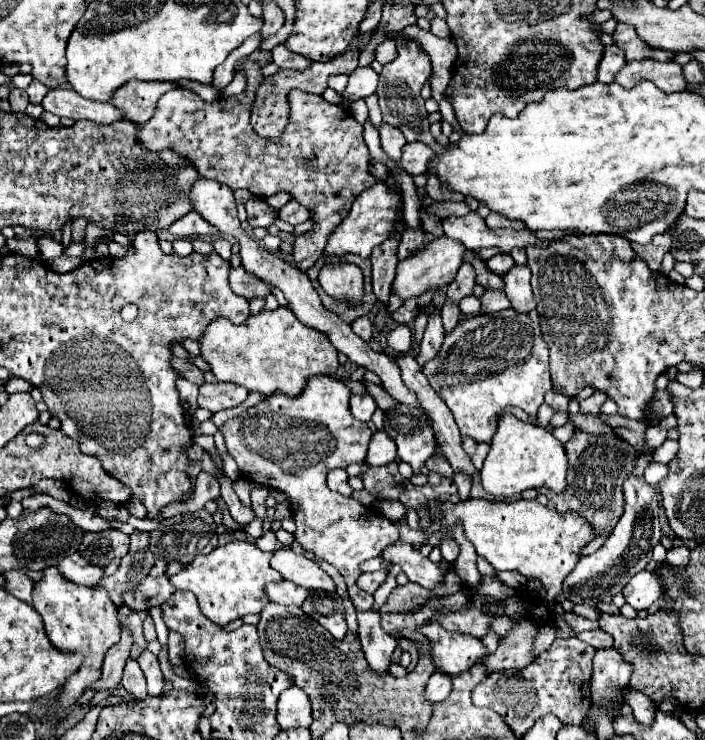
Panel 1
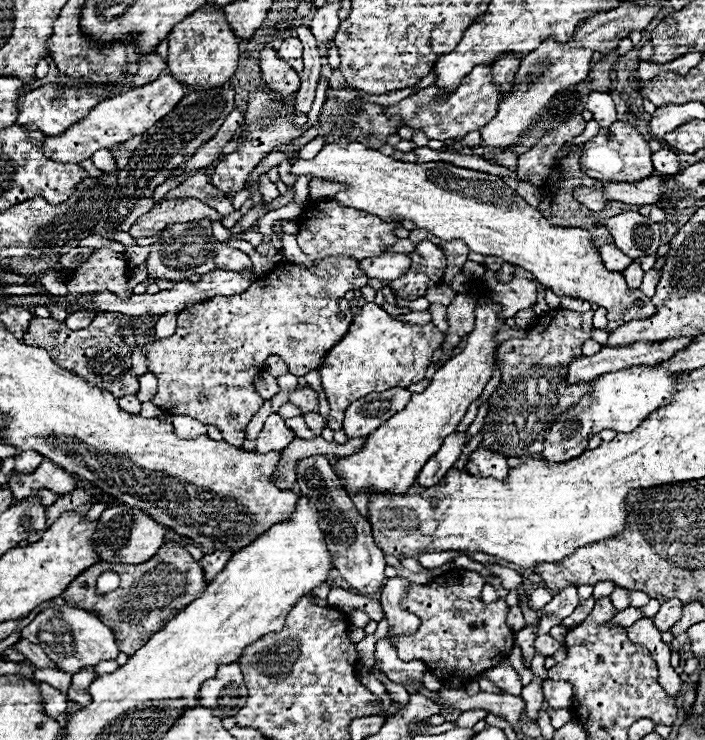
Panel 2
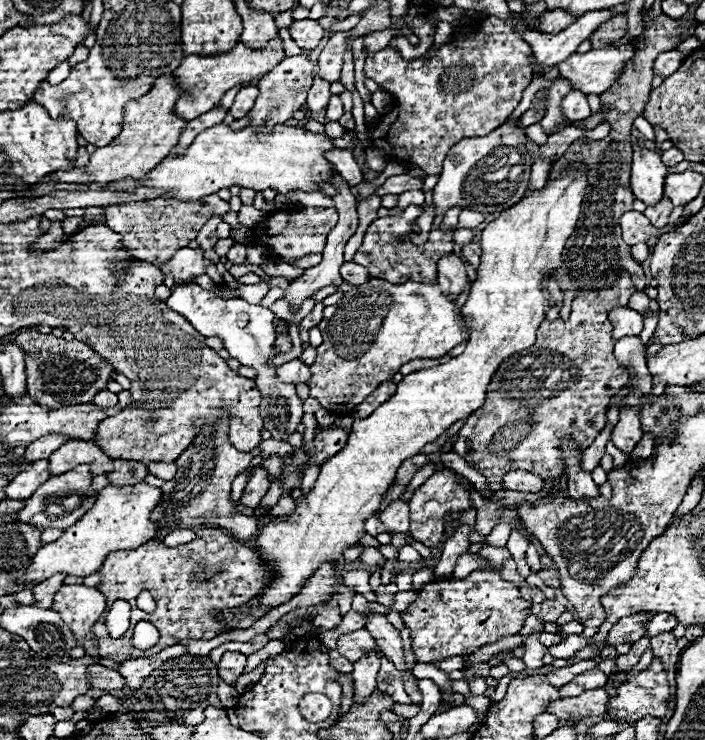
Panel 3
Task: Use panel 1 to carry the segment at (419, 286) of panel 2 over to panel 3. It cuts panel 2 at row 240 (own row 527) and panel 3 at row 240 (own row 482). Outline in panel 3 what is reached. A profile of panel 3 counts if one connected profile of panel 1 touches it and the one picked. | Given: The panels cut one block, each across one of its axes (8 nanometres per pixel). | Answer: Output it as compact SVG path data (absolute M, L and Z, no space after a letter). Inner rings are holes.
M408 206L402 216L386 216L386 218L378 218L370 224L370 228L366 230L364 242L358 248L358 252L354 254L354 262L366 266L372 274L372 278L382 278L386 282L436 282L438 280L438 260L446 254L454 252L454 230L446 228L442 230L440 226L432 226L428 240L424 244L414 244L412 242L412 232L414 232L414 224L416 220L422 216L424 206Z

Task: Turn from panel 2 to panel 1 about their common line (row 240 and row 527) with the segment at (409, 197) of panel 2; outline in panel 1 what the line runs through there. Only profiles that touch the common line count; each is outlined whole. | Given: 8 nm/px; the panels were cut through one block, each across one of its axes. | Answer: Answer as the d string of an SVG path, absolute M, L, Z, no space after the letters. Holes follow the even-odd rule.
M470 498L458 504L444 504L442 510L442 526L450 528L460 522L466 538L474 544L476 552L494 566L494 570L518 570L524 576L538 578L544 584L548 598L562 594L562 580L578 564L580 550L596 538L590 524L576 512L558 514L536 500L490 502Z

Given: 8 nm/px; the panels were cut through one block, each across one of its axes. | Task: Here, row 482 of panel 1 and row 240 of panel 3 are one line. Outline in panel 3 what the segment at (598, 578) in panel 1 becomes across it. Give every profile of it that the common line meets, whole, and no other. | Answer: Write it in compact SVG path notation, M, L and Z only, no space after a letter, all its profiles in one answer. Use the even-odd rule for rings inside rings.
M630 210L630 212L622 214L620 226L622 226L622 238L628 246L648 242L648 238L662 234L662 230L654 228L650 224L650 220L642 212L636 212L636 210Z

